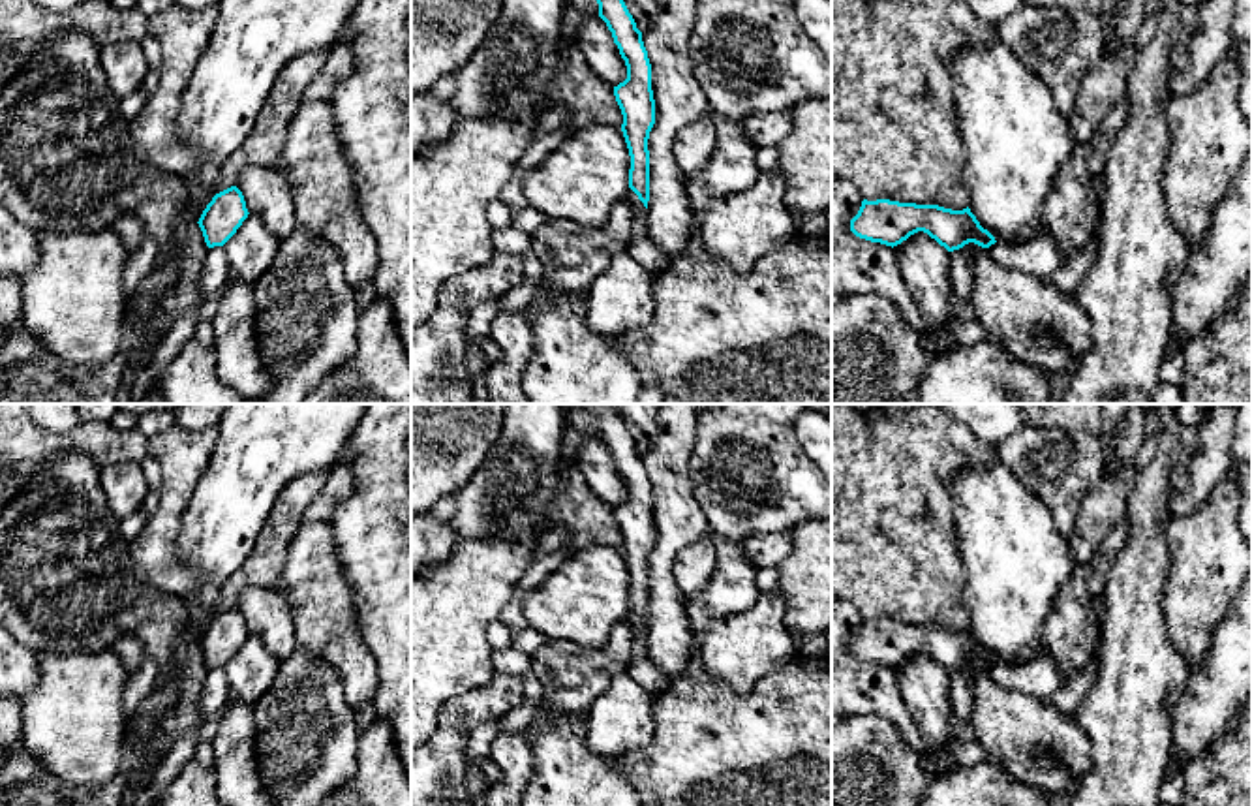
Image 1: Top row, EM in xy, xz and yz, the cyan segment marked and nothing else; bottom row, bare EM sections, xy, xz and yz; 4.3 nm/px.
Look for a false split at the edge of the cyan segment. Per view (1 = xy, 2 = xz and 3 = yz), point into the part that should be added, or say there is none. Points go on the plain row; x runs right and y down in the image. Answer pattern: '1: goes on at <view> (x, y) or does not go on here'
1: does not go on here
2: does not go on here
3: does not go on here

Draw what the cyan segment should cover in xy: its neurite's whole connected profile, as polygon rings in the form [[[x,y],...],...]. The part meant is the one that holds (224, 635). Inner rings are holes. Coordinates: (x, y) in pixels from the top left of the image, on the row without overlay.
[[[237,607],[216,614],[197,643],[206,667],[223,667],[237,654],[248,635],[244,616]]]

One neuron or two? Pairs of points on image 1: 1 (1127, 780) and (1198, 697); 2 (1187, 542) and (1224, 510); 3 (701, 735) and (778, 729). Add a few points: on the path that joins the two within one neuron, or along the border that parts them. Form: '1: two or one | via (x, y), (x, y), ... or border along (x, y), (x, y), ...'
1: two | border along (1185, 686), (1172, 692), (1166, 699), (1170, 759)
2: one | via (1196, 538), (1215, 519)
3: one | via (719, 739), (759, 739)

